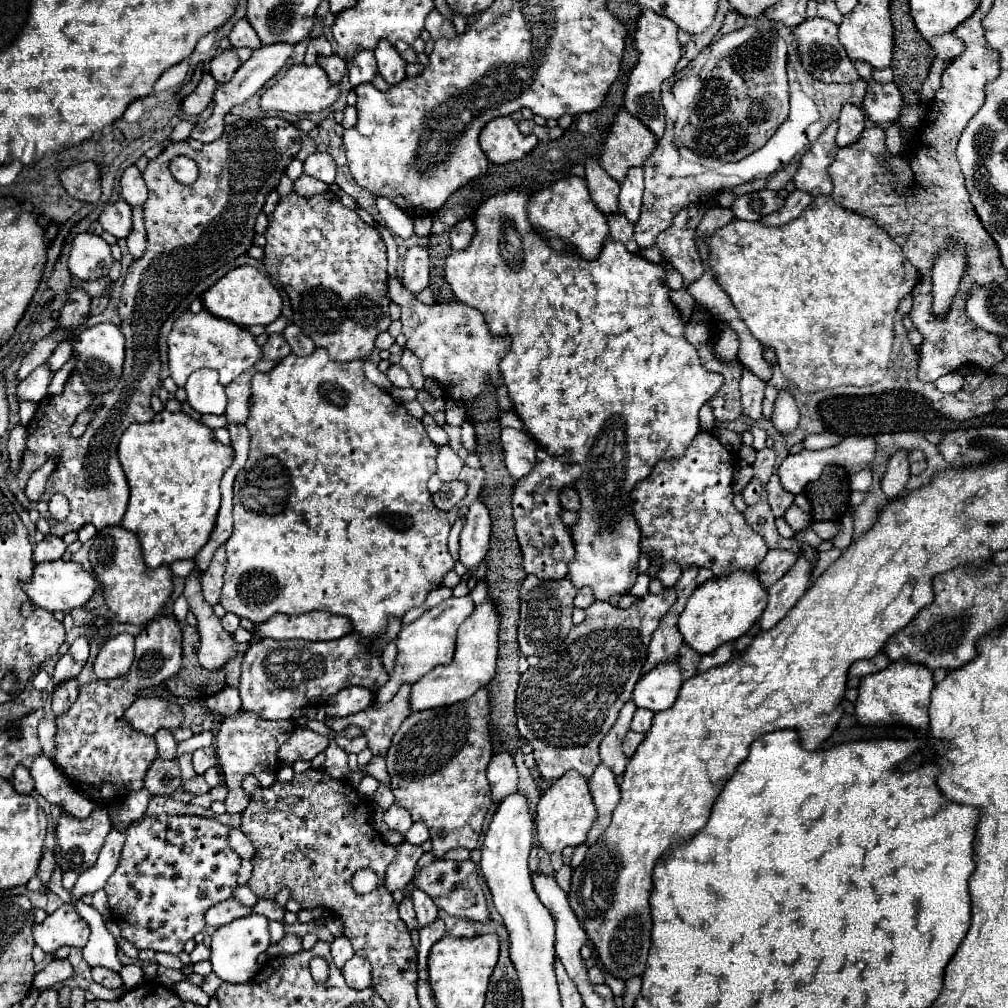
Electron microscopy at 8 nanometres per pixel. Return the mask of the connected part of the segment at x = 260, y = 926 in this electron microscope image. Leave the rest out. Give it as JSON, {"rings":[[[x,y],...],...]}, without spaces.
{"rings":[[[249,915],[249,919],[237,919],[213,933],[211,941],[211,965],[213,973],[231,985],[247,983],[257,973],[257,957],[269,947],[269,919],[263,915]]]}

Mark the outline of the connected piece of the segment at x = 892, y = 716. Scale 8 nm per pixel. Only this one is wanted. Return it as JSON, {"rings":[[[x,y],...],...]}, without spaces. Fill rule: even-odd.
{"rings":[[[891,663],[887,669],[861,679],[859,697],[855,703],[855,717],[859,725],[907,725],[925,733],[929,727],[927,705],[935,687],[933,673],[927,667],[913,667],[913,663]]]}

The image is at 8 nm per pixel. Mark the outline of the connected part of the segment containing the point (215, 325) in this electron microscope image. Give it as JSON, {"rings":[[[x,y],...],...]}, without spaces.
{"rings":[[[185,311],[173,325],[169,335],[169,369],[171,379],[183,387],[189,375],[197,369],[209,367],[219,373],[219,383],[229,385],[235,377],[239,377],[245,369],[253,367],[261,359],[261,347],[255,343],[255,335],[251,335],[245,327],[239,327],[231,321],[219,319],[209,311],[191,313]]]}

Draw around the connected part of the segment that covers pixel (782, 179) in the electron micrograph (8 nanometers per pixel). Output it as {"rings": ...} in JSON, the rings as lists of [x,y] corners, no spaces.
{"rings":[[[789,163],[789,165],[785,165],[781,171],[773,173],[773,175],[767,179],[765,189],[771,189],[771,191],[781,191],[781,189],[783,189],[783,187],[785,187],[791,179],[793,179],[793,175],[795,175],[797,167],[799,167],[799,163]]]}

